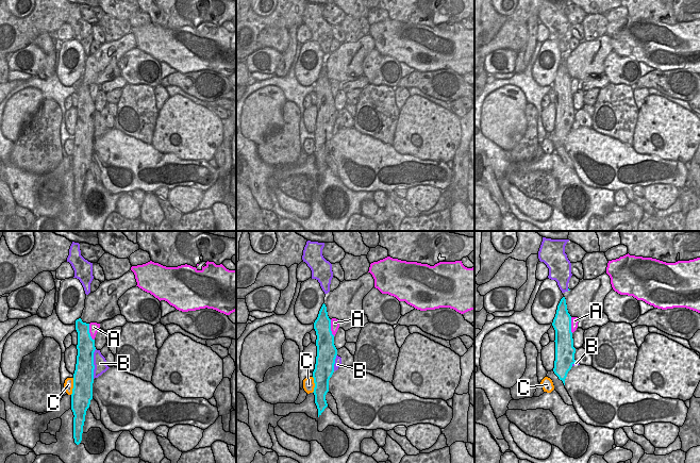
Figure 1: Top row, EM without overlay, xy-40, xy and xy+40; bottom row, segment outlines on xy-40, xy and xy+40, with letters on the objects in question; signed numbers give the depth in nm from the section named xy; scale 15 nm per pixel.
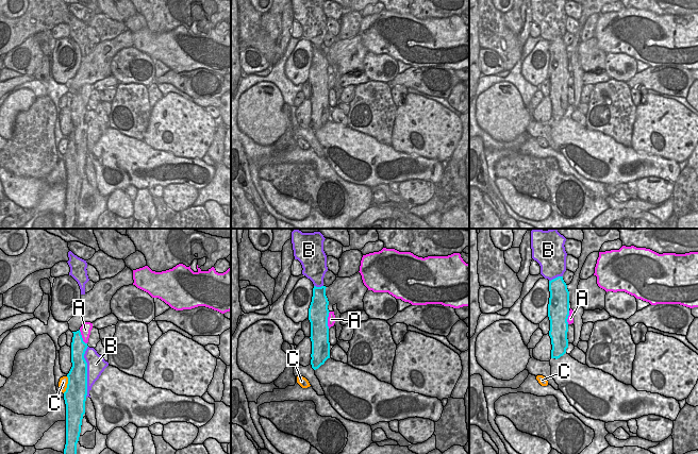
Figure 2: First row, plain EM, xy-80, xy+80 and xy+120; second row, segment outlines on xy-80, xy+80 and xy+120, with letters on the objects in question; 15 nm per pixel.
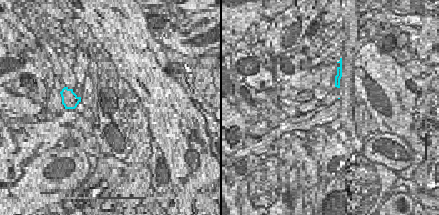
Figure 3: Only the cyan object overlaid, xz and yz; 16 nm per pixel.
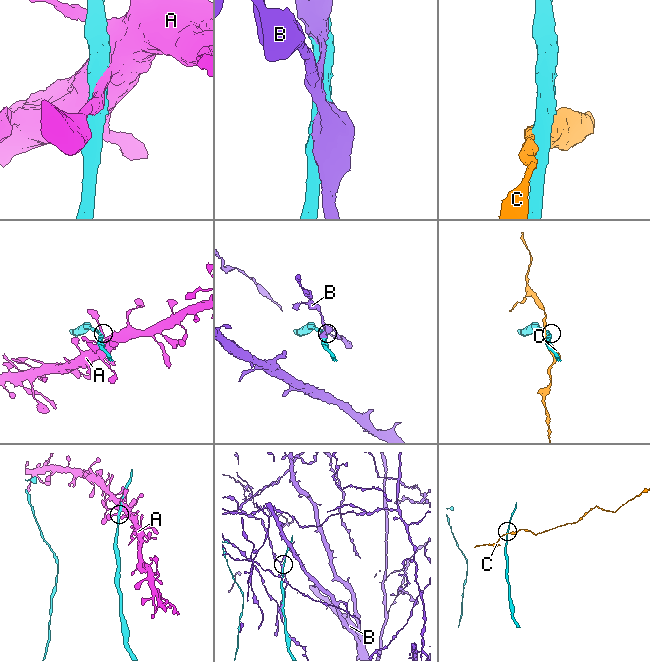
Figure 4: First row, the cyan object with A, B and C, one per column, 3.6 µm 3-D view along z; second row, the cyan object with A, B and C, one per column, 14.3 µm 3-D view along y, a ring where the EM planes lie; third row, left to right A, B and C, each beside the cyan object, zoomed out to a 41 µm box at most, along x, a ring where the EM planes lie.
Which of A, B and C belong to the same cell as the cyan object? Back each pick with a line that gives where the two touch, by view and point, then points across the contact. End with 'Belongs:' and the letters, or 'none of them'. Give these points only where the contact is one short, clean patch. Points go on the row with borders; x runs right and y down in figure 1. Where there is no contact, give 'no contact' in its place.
Belongs: none of them

